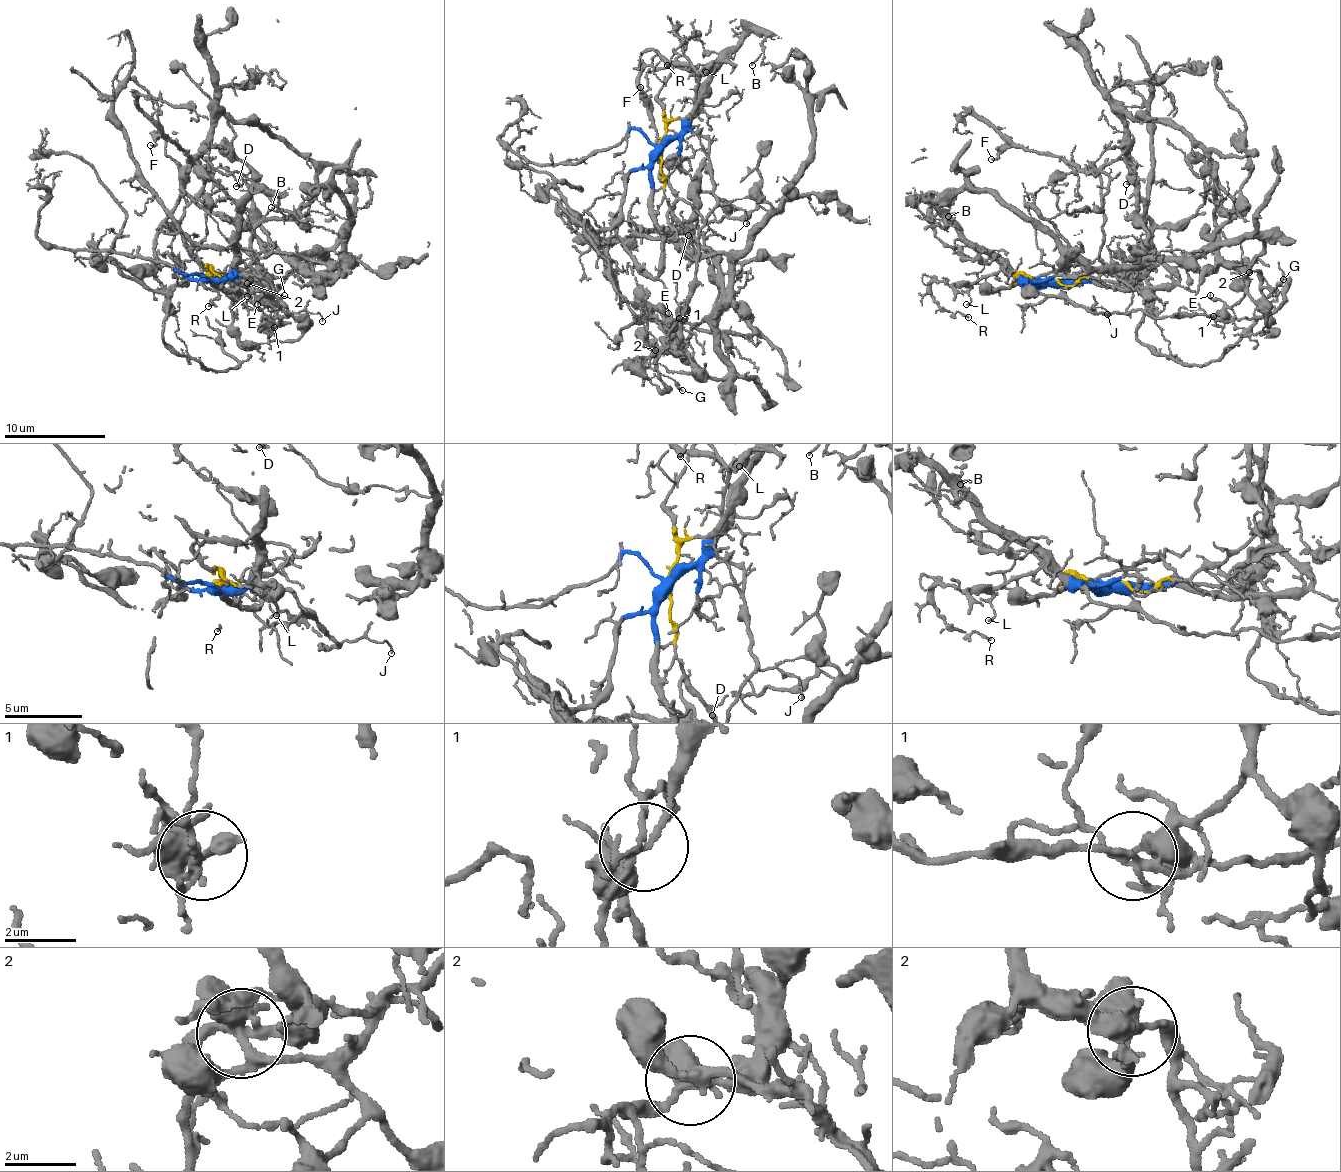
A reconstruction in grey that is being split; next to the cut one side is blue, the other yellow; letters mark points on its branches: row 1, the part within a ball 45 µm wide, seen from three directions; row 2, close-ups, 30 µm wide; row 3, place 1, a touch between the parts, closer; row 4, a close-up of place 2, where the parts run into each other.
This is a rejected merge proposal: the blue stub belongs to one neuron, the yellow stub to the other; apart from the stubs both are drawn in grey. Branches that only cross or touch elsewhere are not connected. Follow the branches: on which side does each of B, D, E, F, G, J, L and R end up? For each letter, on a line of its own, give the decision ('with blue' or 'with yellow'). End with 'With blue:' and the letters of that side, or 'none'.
B: with blue
D: with yellow
E: with blue
F: with yellow
G: with yellow
J: with blue
L: with blue
R: with blue
With blue: B, E, J, L, R

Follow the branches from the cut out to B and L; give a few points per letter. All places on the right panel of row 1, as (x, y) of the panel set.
B: (1051, 280), (1021, 279), (980, 251), (922, 198), (914, 205), (923, 214), (936, 219), (948, 215)
L: (1051, 280), (1032, 281), (1010, 271), (984, 276), (967, 293), (966, 305)

